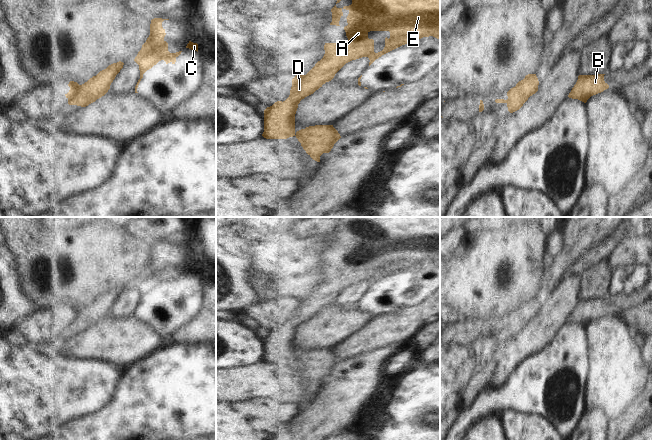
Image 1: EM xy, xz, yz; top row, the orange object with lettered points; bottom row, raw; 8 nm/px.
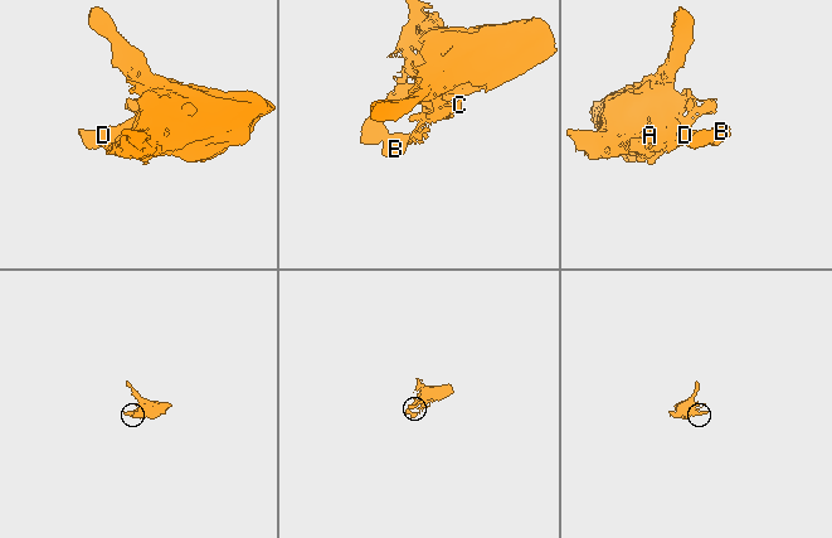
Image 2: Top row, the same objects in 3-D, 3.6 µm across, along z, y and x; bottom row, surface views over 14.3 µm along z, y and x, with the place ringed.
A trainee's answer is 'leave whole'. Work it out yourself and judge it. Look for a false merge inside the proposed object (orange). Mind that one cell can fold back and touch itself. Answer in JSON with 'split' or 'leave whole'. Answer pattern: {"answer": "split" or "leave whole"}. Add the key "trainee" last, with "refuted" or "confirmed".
{"answer": "leave whole", "trainee": "confirmed"}

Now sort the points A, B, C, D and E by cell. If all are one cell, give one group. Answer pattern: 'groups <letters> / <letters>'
groups A B C D E

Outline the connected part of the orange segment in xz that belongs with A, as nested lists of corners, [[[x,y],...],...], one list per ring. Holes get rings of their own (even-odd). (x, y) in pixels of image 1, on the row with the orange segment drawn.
[[[352,0],[352,4],[331,9],[332,22],[339,25],[343,16],[342,10],[349,11],[348,25],[344,27],[347,43],[325,43],[325,54],[306,75],[296,75],[292,79],[290,95],[285,101],[277,101],[264,110],[264,132],[266,139],[287,139],[295,136],[306,153],[315,161],[320,162],[323,153],[329,153],[334,144],[341,138],[333,125],[315,125],[295,131],[295,114],[298,104],[305,97],[313,94],[326,82],[331,81],[335,74],[348,62],[368,57],[369,66],[382,55],[405,44],[413,43],[423,37],[433,36],[440,40],[440,0]],[[370,31],[389,31],[390,38],[385,38],[382,51],[374,52],[374,40],[368,38]]]

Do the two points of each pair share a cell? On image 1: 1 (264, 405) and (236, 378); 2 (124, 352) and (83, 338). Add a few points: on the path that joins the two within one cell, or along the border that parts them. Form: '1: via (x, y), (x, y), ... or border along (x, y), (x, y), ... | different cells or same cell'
1: border along (251, 398), (228, 402) | different cells
2: via (114, 342), (93, 342) | same cell

